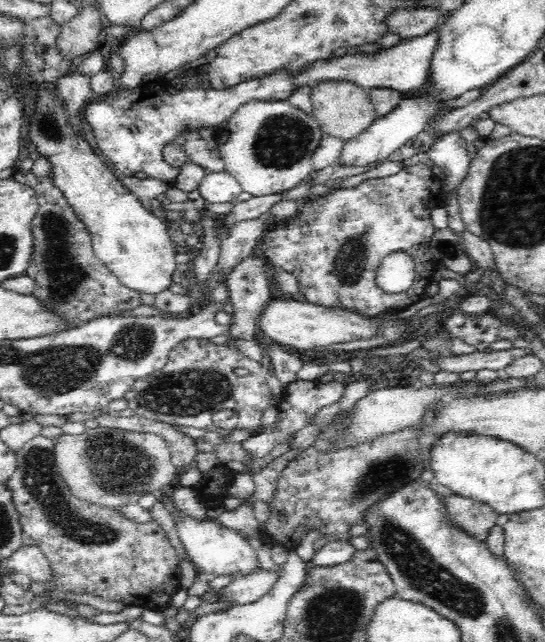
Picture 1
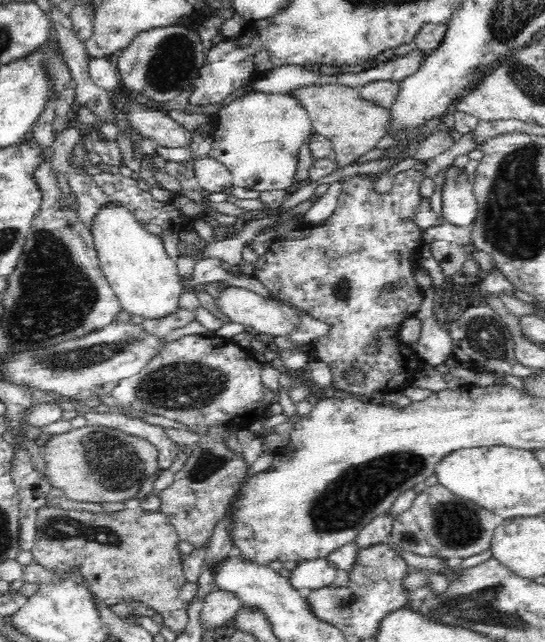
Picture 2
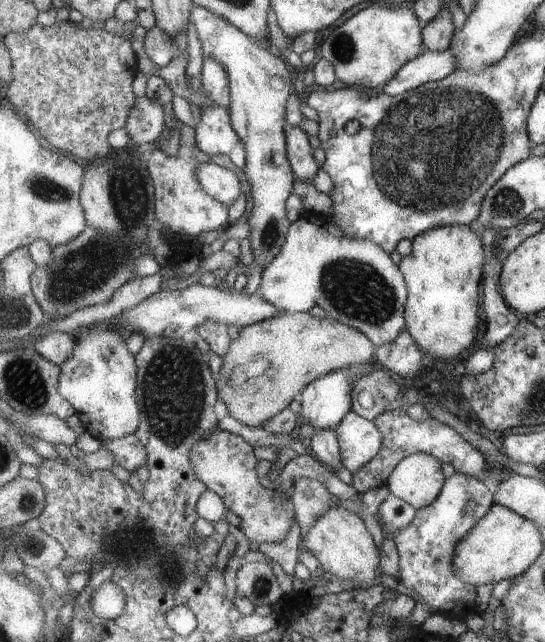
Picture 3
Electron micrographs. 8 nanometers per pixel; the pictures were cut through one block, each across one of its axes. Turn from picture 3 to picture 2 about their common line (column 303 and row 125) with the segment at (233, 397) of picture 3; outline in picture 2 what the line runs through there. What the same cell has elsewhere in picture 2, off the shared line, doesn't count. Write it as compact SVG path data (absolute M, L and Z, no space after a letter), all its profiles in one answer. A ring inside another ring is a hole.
M325 83L302 86L290 90L288 95L294 97L307 110L308 118L313 124L313 132L328 138L332 143L338 169L372 150L382 136L389 134L389 124L392 120L390 107L378 106L371 100L364 100L356 87Z

